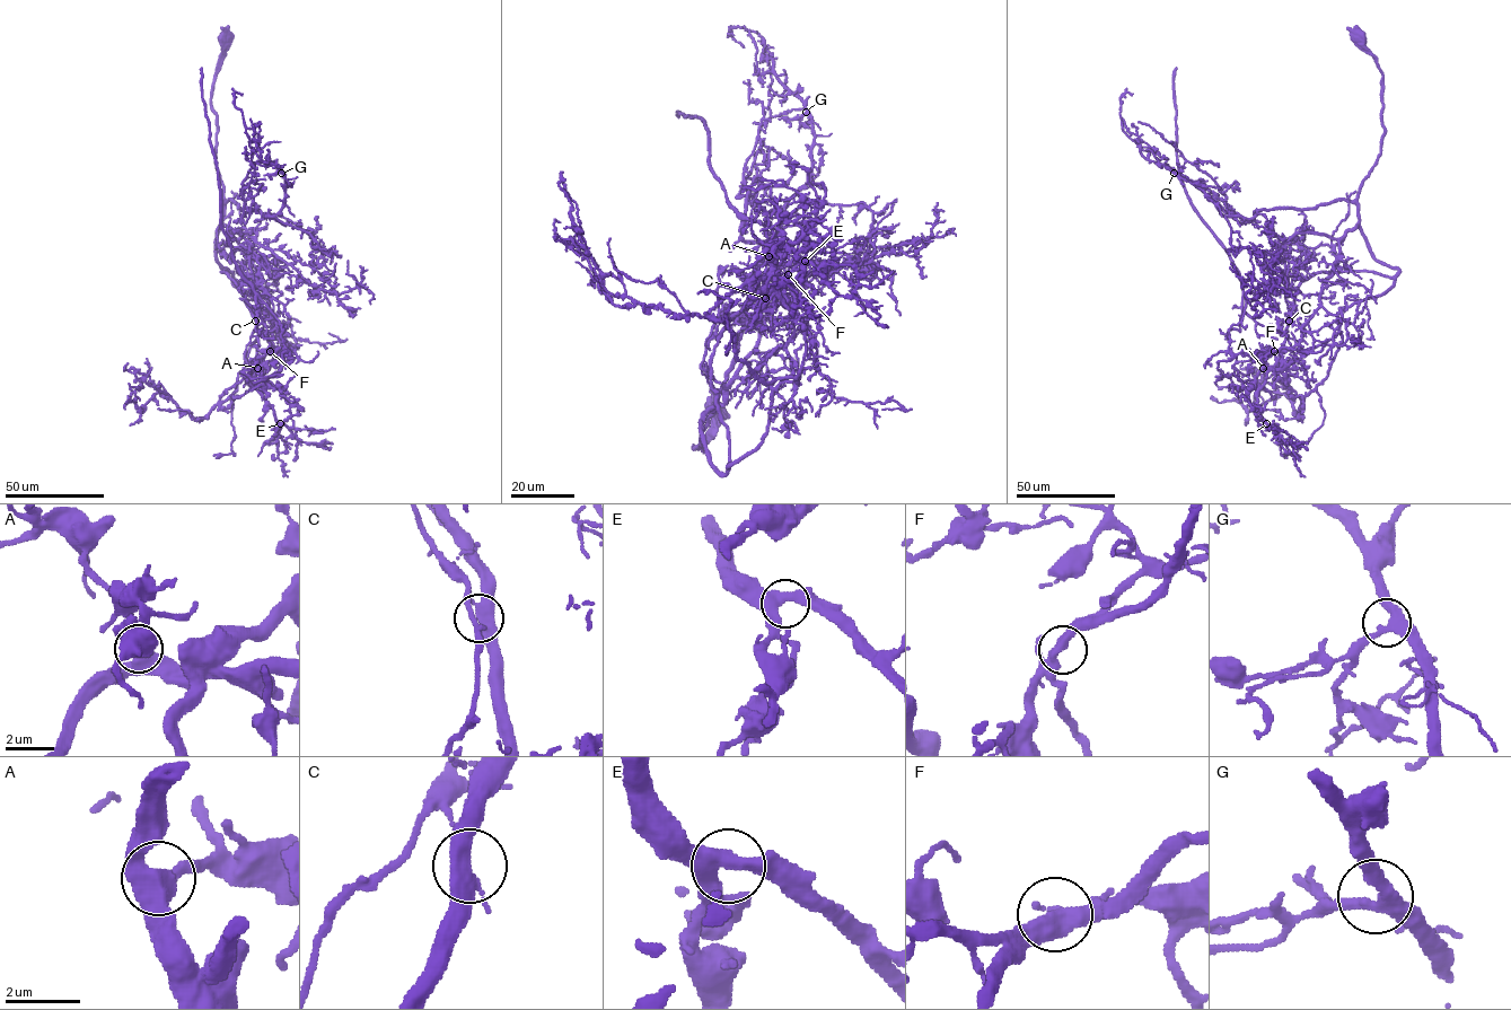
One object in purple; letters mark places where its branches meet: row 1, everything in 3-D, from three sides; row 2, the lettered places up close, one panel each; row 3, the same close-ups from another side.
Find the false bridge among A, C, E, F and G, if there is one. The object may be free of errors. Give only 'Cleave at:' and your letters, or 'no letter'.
Cleave at: C

